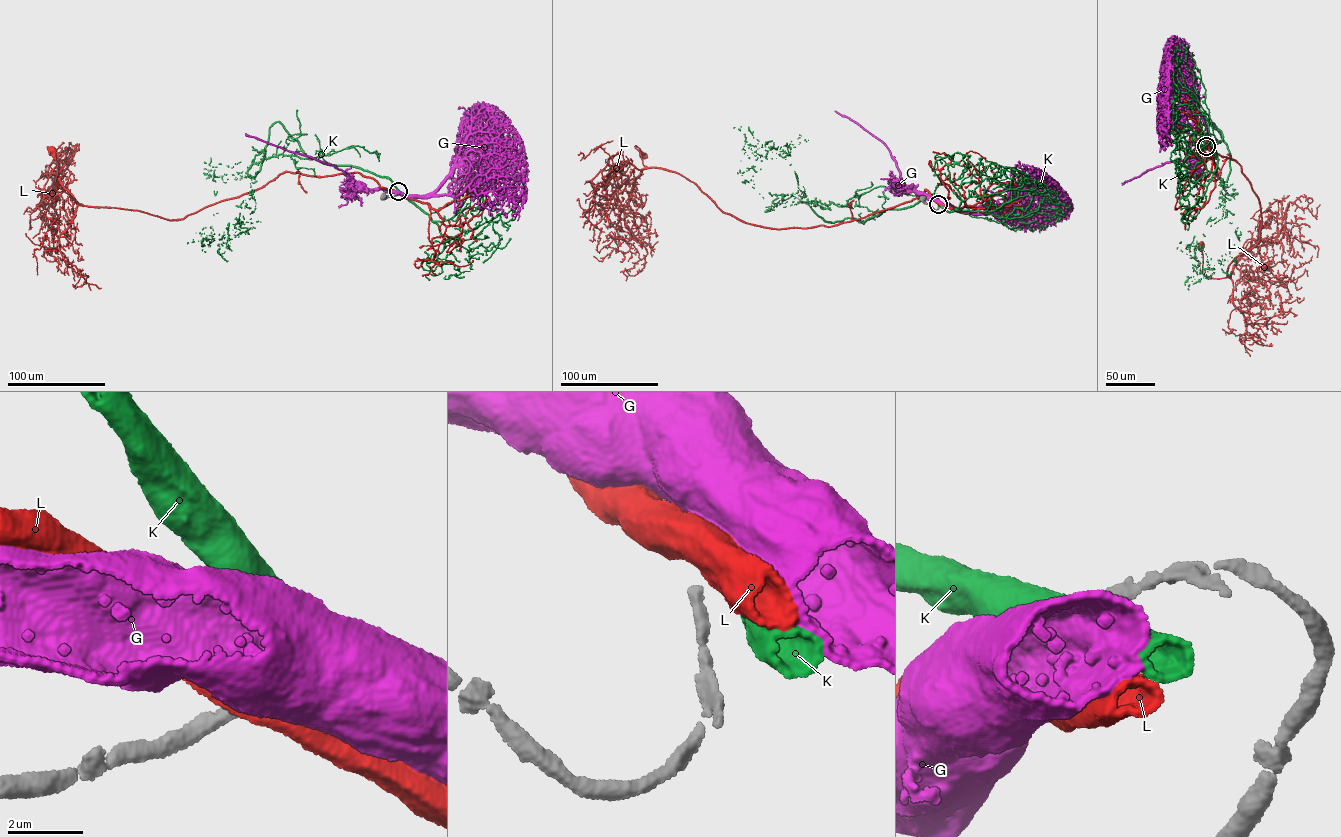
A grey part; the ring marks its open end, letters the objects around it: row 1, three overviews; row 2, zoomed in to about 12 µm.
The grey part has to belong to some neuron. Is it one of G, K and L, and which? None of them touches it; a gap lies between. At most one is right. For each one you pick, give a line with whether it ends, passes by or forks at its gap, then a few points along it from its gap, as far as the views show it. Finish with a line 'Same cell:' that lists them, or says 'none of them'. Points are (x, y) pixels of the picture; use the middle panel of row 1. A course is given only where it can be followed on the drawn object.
Same cell: none of them

